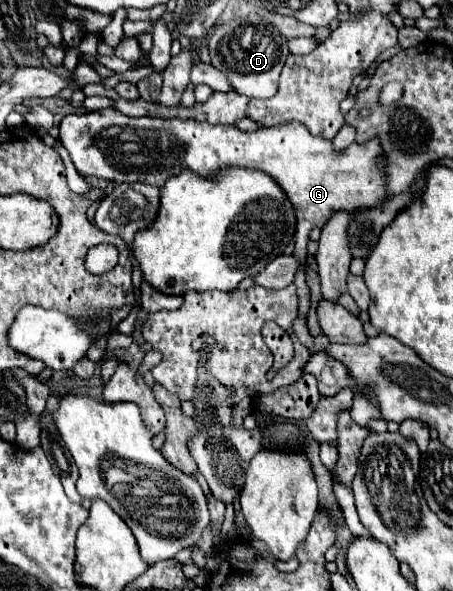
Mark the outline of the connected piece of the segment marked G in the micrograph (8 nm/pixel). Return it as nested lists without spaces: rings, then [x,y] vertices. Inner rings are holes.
[[[109,107],[93,113],[73,113],[63,117],[59,125],[59,139],[69,151],[75,169],[85,177],[101,177],[113,183],[147,183],[161,187],[167,177],[191,169],[197,175],[217,175],[229,167],[247,167],[267,173],[283,189],[293,203],[297,231],[295,231],[295,259],[301,267],[295,273],[295,287],[303,289],[305,259],[309,231],[323,227],[335,211],[357,211],[385,199],[385,177],[377,169],[375,159],[381,155],[381,145],[369,141],[365,145],[353,143],[345,153],[335,153],[331,141],[311,135],[301,123],[281,127],[263,127],[259,131],[241,131],[231,125],[211,125],[195,119],[161,119],[161,117],[127,117]]]

